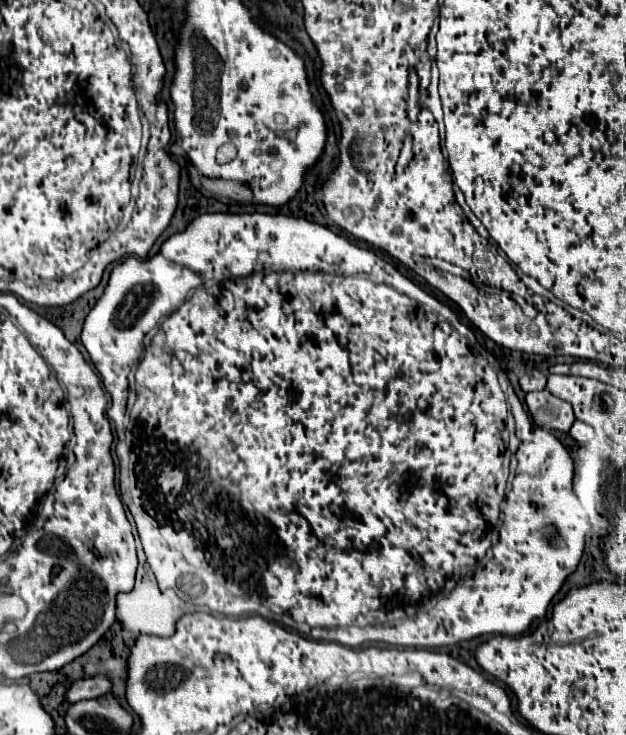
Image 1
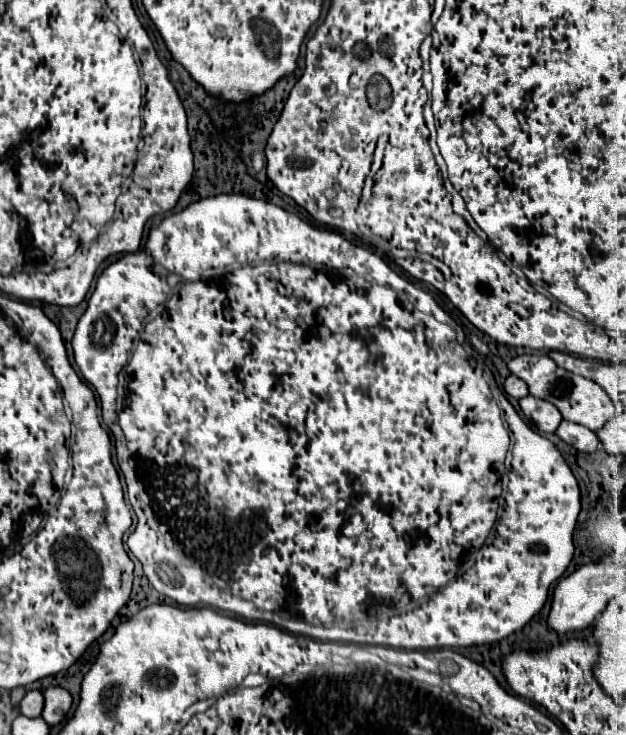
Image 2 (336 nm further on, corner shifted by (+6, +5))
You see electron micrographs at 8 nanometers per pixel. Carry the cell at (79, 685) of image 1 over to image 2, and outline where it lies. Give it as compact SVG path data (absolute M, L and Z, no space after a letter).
M29 691L29 693L25 693L25 697L19 703L19 709L21 709L21 715L25 715L25 717L39 717L41 711L43 711L41 691Z

